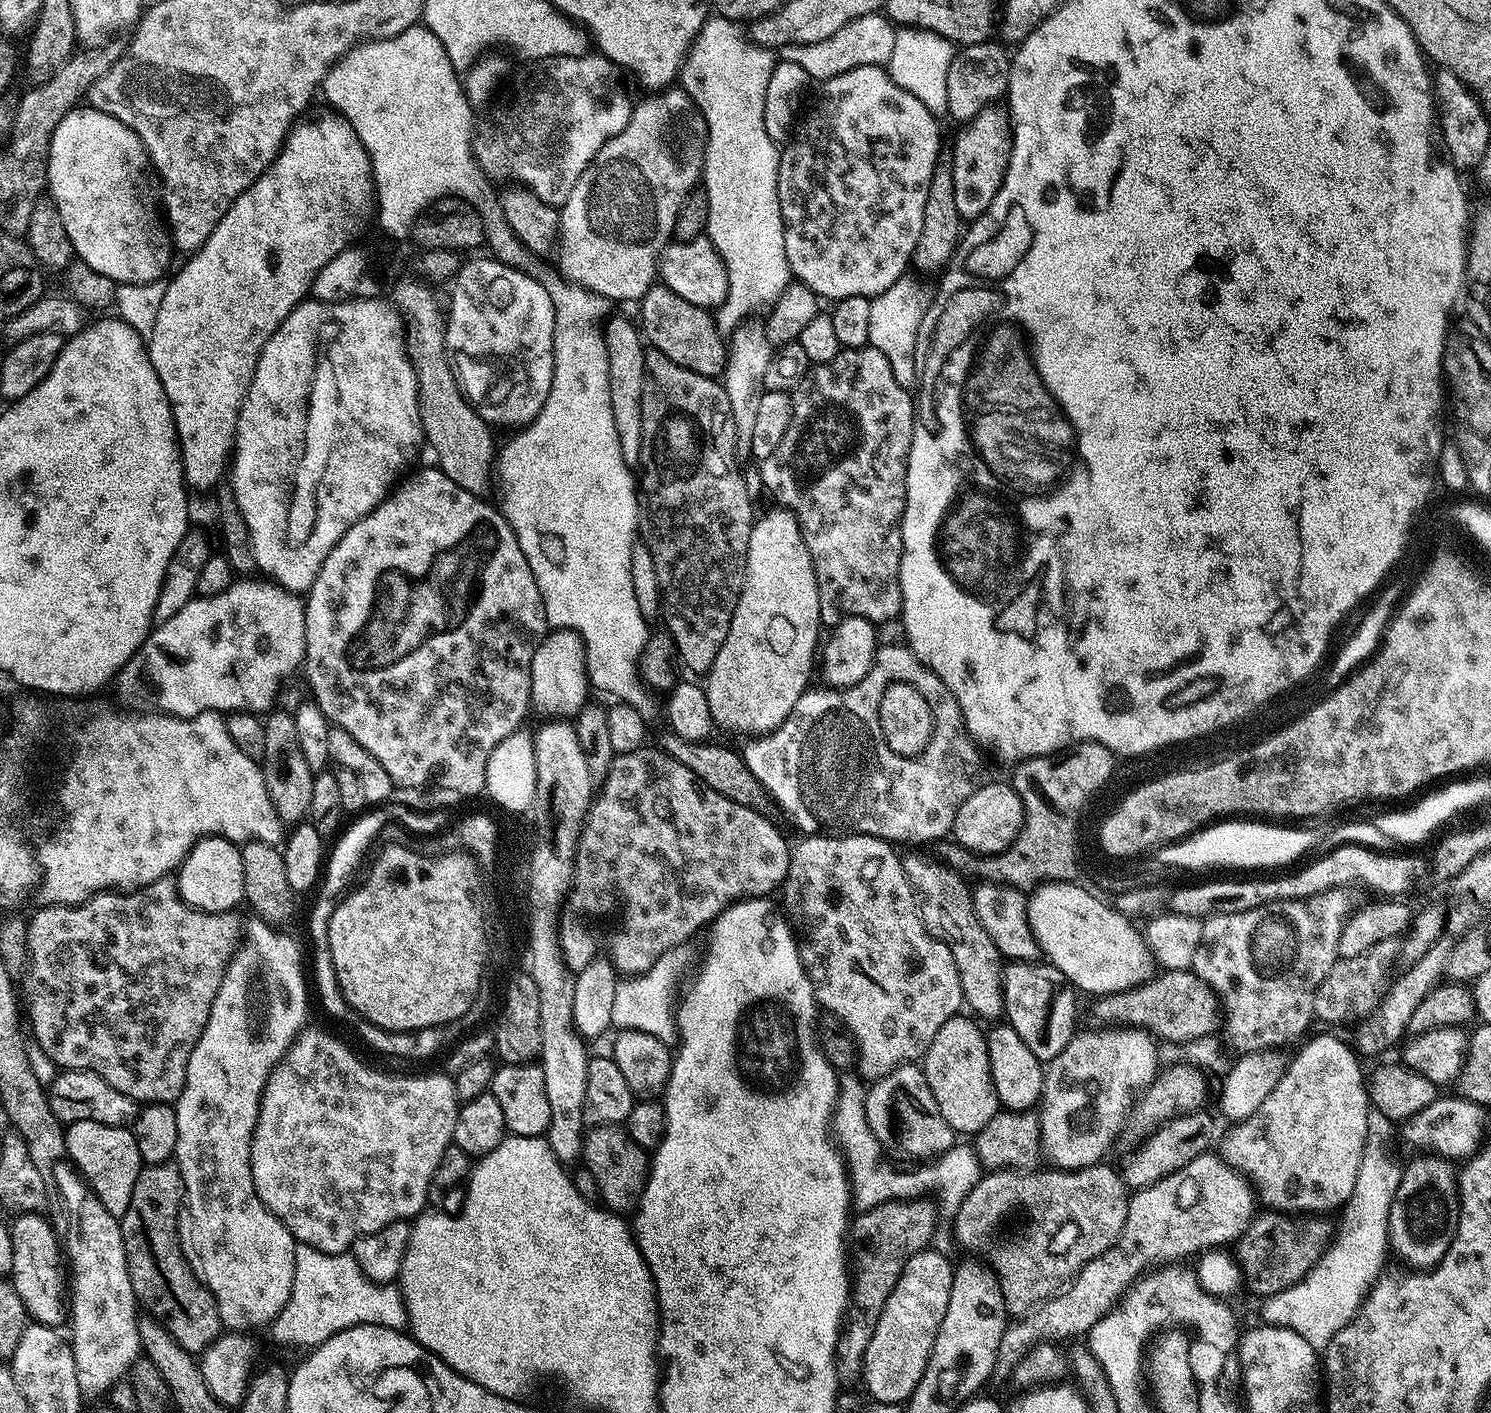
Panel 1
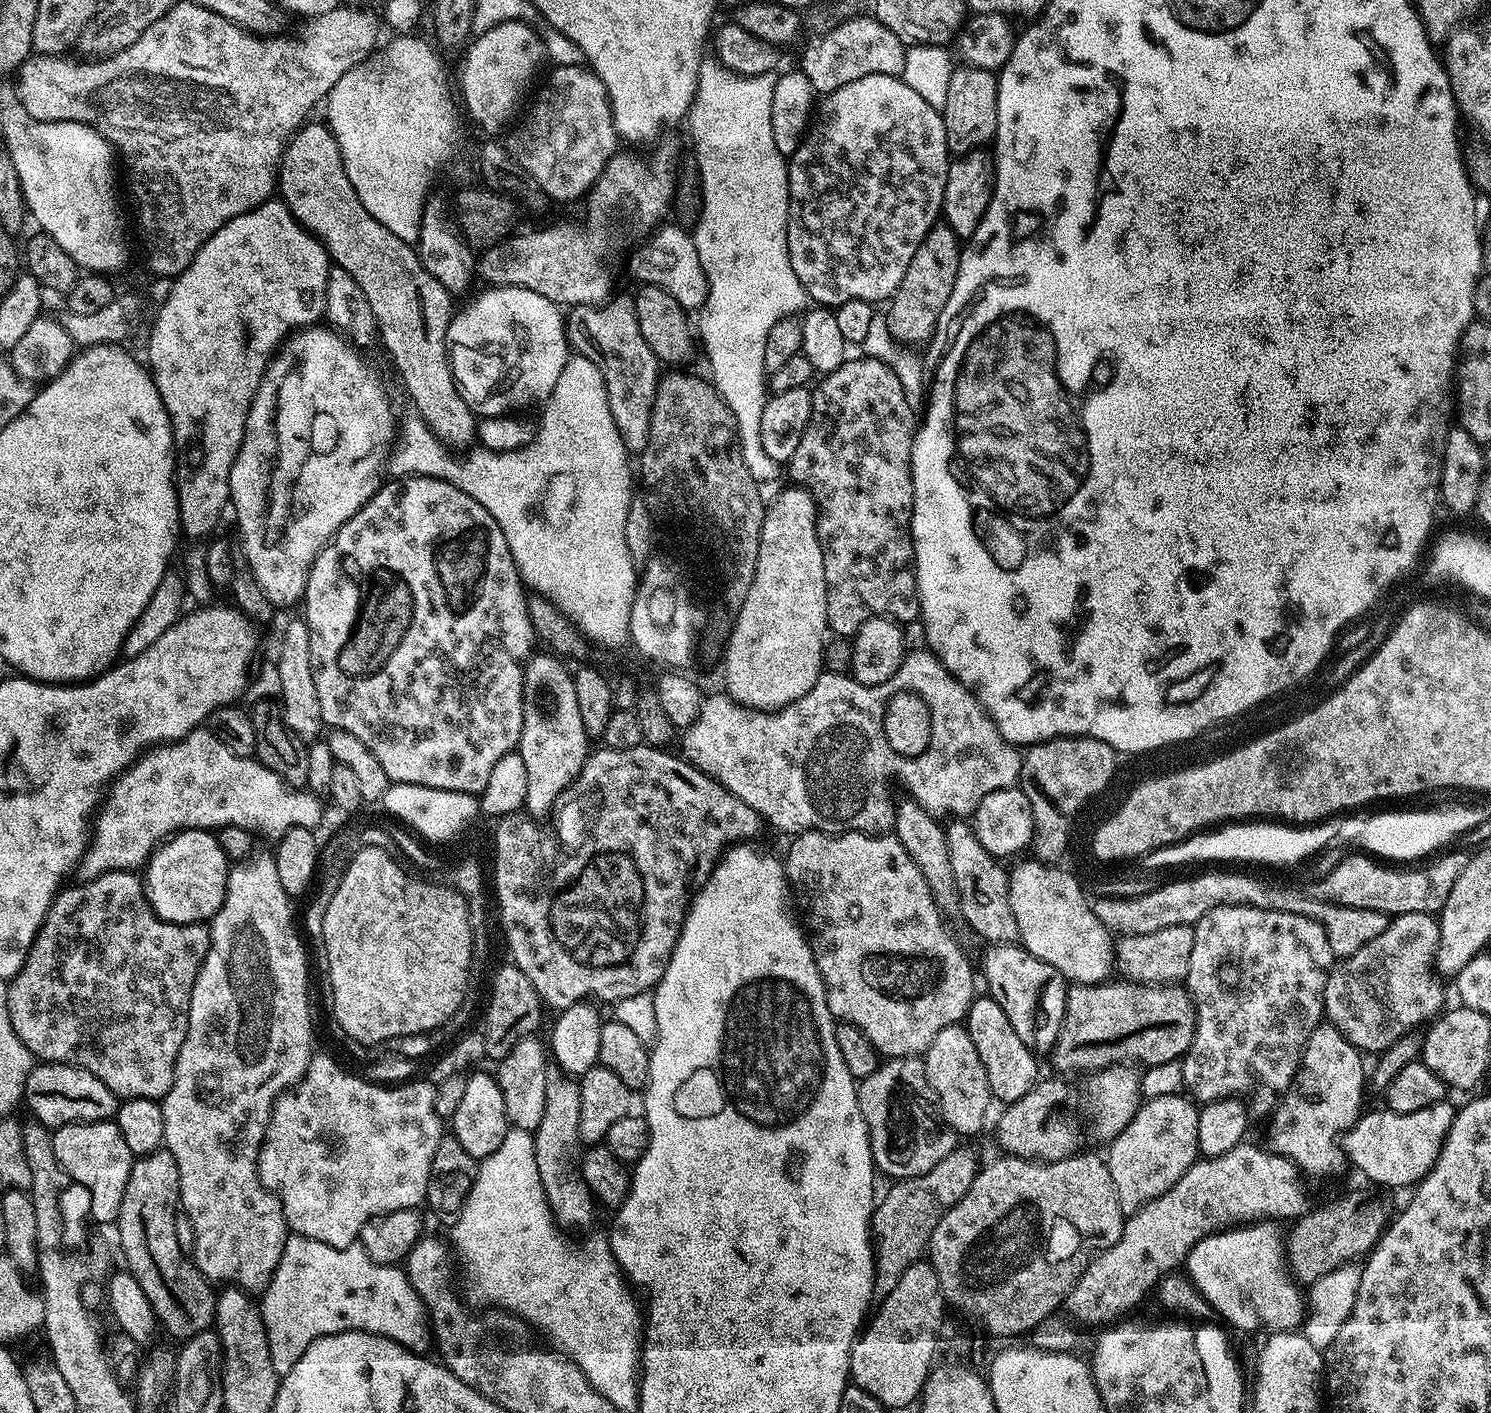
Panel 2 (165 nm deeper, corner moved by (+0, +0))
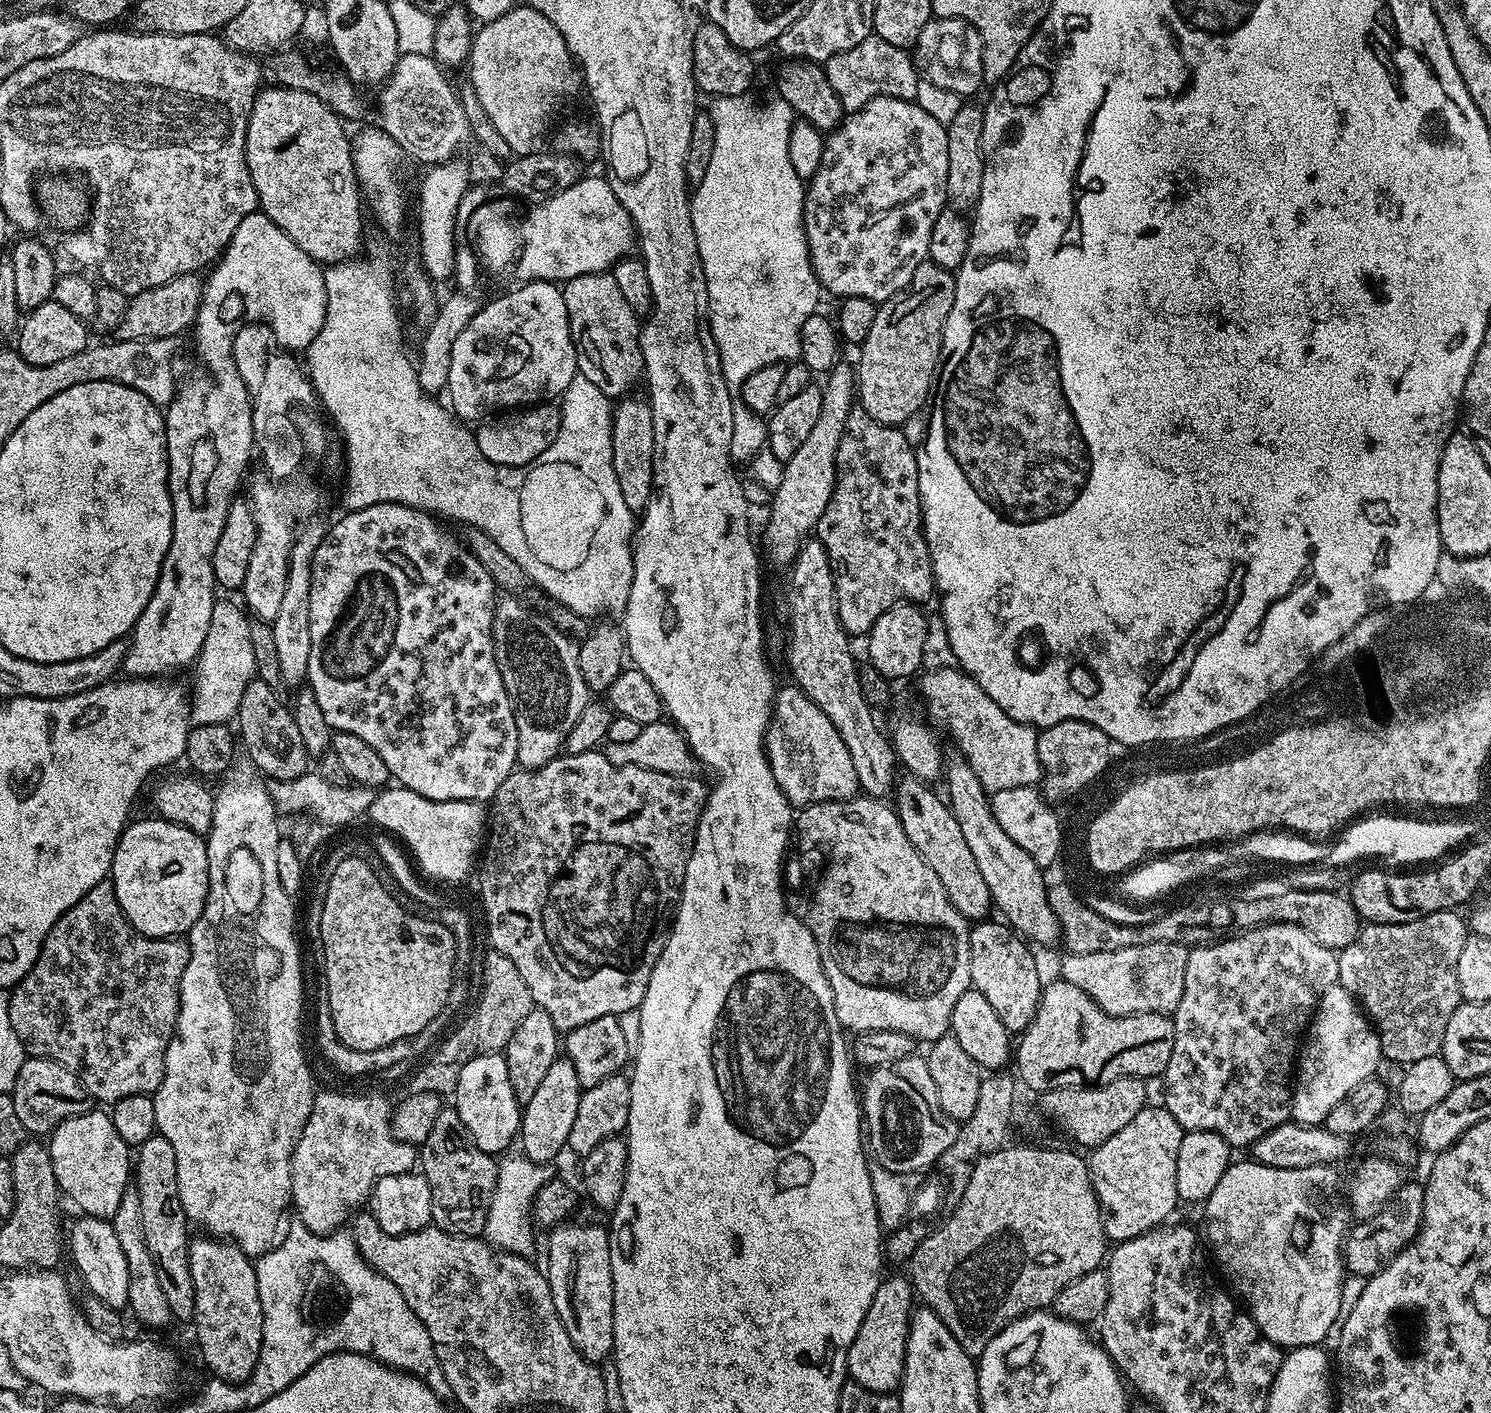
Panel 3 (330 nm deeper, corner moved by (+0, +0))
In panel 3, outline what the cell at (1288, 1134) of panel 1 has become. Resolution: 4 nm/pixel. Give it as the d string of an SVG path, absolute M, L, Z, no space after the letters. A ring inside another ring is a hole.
M1337 986L1322 994L1312 1023L1308 1025L1298 1064L1304 1067L1304 1080L1308 1080L1308 1084L1294 1088L1292 1094L1291 1119L1297 1124L1323 1125L1334 1106L1338 1106L1358 1082L1377 1075L1376 1067L1382 1064L1380 1035L1346 989Z

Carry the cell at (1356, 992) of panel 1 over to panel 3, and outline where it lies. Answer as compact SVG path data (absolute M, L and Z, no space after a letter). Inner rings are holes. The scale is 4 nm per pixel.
M1456 910L1447 912L1431 912L1425 916L1419 916L1416 920L1410 922L1402 922L1401 924L1369 924L1365 923L1361 927L1358 938L1354 938L1354 942L1350 942L1350 946L1339 949L1340 957L1340 978L1339 987L1342 987L1356 999L1356 1003L1364 1010L1364 1015L1372 1022L1372 1027L1380 1035L1380 1050L1385 1061L1393 1060L1399 1066L1407 1066L1414 1062L1420 1061L1422 1058L1430 1058L1437 1055L1444 1041L1446 1034L1446 1026L1450 1023L1450 1018L1454 1015L1454 1010L1458 1010L1458 1006L1462 1003L1460 994L1460 986L1458 984L1458 957L1462 955L1462 946L1466 946L1470 935L1469 925L1460 917L1461 913Z

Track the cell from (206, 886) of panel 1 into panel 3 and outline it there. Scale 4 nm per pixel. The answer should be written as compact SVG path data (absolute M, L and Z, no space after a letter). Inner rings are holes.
M159 818L129 823L114 846L110 879L126 918L137 932L157 938L183 937L191 933L208 901L205 837Z

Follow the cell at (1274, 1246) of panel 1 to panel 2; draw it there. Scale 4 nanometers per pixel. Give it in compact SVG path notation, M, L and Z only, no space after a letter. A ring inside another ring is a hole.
M1372 1191L1376 1192L1348 1192L1322 1208L1313 1207L1291 1225L1286 1262L1301 1285L1310 1286L1322 1278L1322 1274L1330 1274L1344 1264L1359 1261L1375 1248L1380 1235L1393 1219L1394 1207L1383 1196L1383 1191Z

